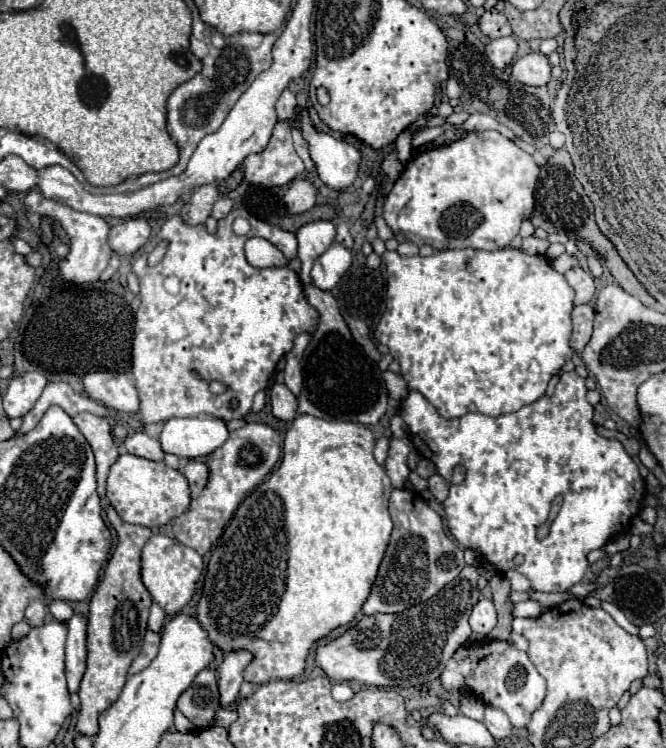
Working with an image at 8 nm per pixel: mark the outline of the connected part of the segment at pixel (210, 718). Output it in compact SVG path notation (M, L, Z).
M208 668L194 678L192 686L178 698L176 708L196 728L206 728L210 724L228 728L238 718L234 710L218 710L218 682Z

